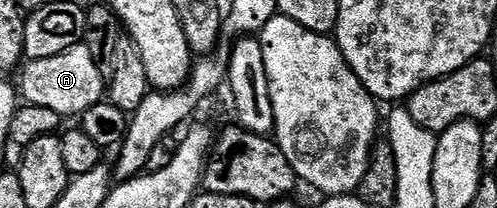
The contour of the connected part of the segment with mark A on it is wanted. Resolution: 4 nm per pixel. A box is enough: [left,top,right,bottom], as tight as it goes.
[19,43,106,115]

